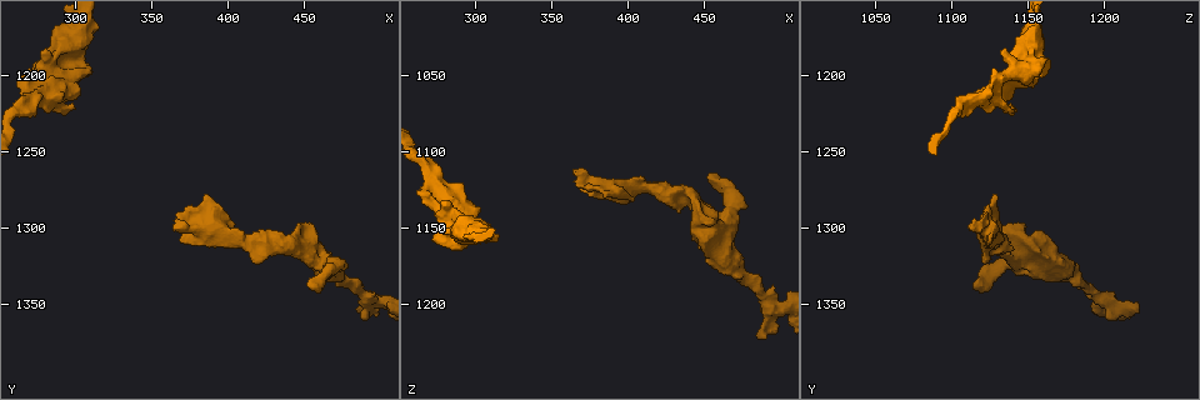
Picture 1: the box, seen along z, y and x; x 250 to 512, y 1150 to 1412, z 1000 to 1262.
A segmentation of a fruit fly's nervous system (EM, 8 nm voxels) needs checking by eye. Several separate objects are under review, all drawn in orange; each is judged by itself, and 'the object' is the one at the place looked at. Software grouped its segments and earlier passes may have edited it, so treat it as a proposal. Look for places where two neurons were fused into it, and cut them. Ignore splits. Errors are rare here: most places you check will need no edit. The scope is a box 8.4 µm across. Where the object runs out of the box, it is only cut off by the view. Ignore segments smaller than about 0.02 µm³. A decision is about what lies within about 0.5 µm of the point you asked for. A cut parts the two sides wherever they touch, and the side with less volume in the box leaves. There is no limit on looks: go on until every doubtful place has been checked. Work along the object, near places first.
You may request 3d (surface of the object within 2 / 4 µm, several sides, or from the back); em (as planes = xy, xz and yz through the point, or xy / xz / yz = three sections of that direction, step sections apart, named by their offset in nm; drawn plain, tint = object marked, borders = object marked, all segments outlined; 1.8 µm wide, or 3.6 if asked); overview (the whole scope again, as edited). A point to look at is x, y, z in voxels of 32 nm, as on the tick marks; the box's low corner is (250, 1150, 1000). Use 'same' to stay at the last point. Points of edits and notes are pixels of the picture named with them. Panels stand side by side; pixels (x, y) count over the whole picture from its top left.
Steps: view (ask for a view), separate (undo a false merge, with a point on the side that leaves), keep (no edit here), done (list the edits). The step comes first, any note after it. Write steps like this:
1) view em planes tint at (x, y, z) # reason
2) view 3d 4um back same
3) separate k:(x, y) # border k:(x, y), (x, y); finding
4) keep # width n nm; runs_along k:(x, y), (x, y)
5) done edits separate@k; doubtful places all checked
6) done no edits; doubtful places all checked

view em xz step 16 tint at (394, 1302, 1124)

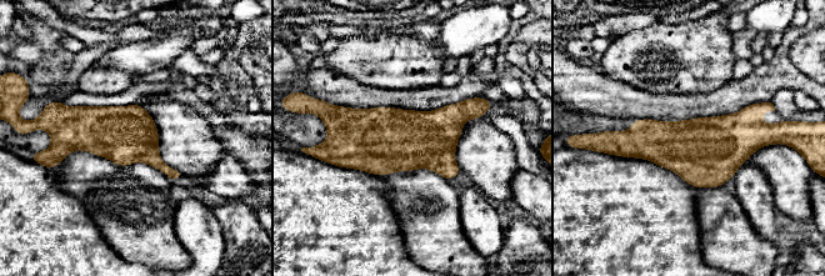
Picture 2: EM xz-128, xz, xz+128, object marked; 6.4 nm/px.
view em planes tint same

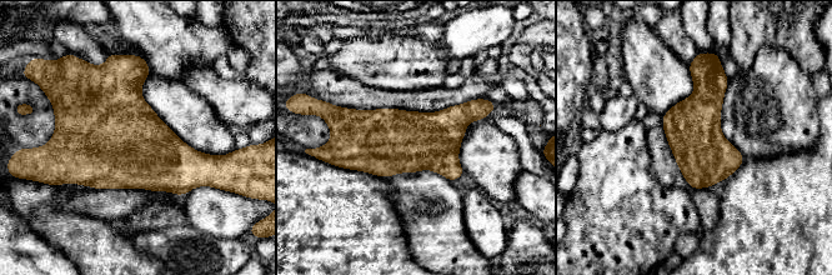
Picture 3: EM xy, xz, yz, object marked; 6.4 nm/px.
keep # width 360 nm; continuous, no second neuron

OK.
view em planes tint at (472, 1328, 1178) # calibre changes

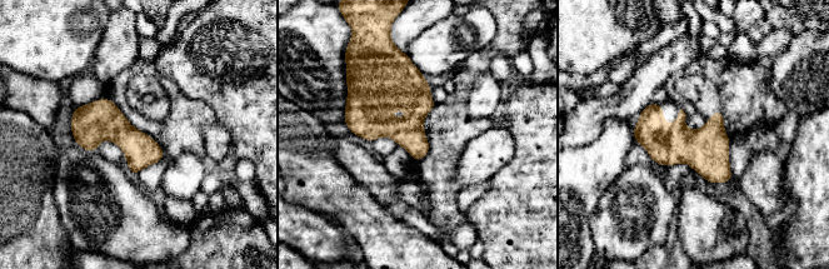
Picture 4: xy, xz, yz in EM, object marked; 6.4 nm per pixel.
keep # continuous, no second neuron

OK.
view em planes tint at (458, 1318, 1150) # calibre changes

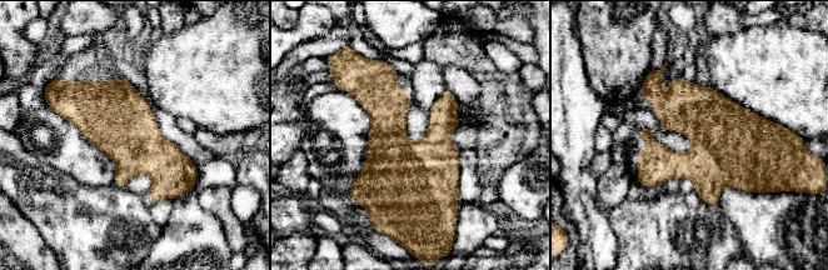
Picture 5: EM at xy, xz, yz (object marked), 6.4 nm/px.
keep # one neuron here

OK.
view em planes borders at (284, 1194, 1144) # arms run side by side

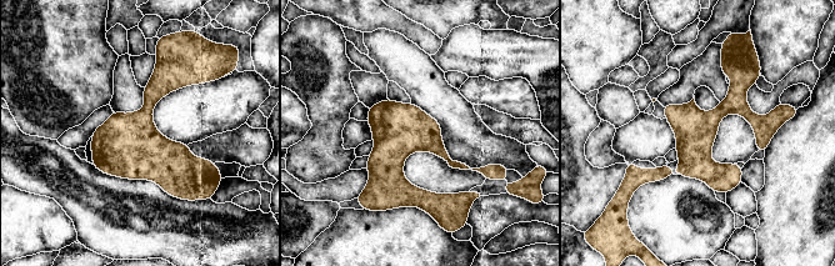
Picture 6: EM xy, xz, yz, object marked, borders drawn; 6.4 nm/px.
keep # width 260 nm; runs_along 6:(774, 120), (724, 108), (679, 171), (636, 172); one neuron here

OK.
view 3d 4um at (302, 1170, 1152) # calibre changes

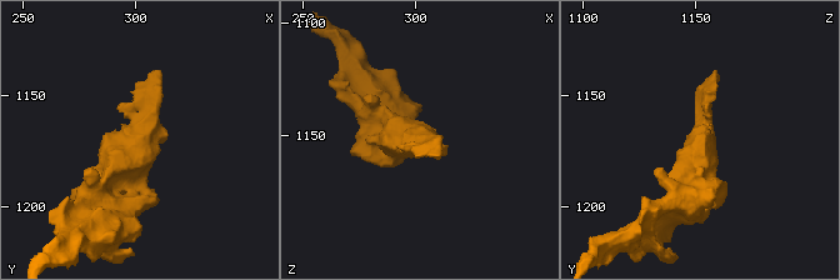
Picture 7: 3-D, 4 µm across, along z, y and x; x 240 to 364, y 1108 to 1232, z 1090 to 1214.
view em planes plain at (302, 1171, 1151) # now the EM

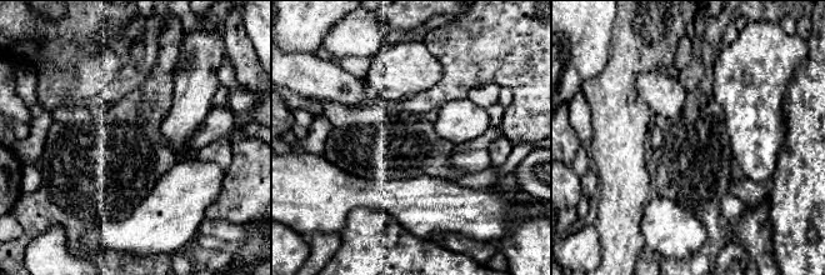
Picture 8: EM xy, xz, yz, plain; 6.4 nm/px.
view em planes borders same

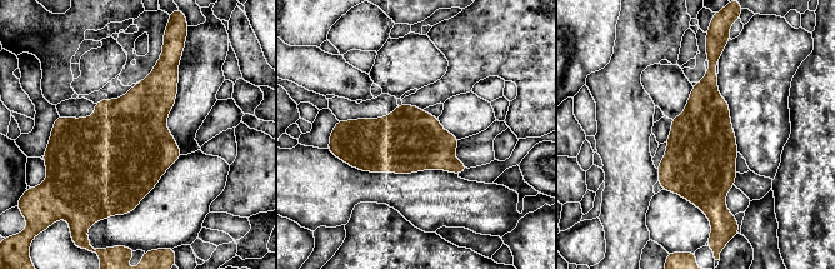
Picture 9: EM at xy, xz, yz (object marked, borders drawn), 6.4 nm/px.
keep # all the same neuron

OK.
done no edits; doubtful places all checked

